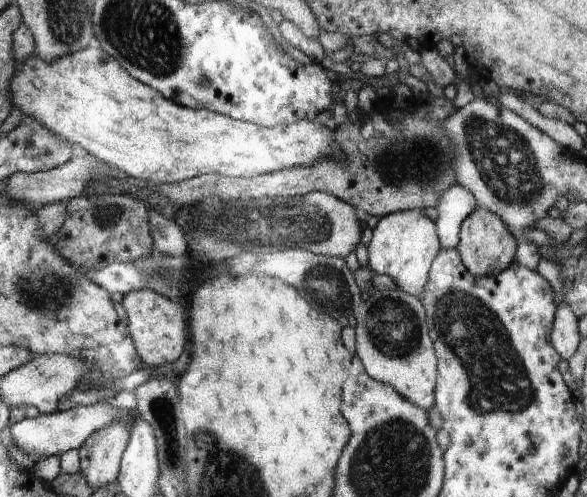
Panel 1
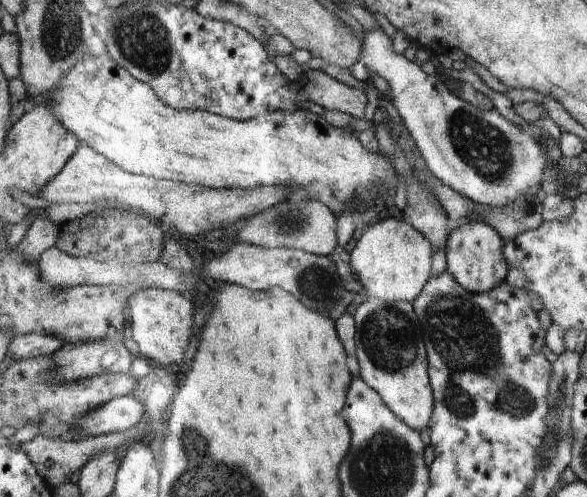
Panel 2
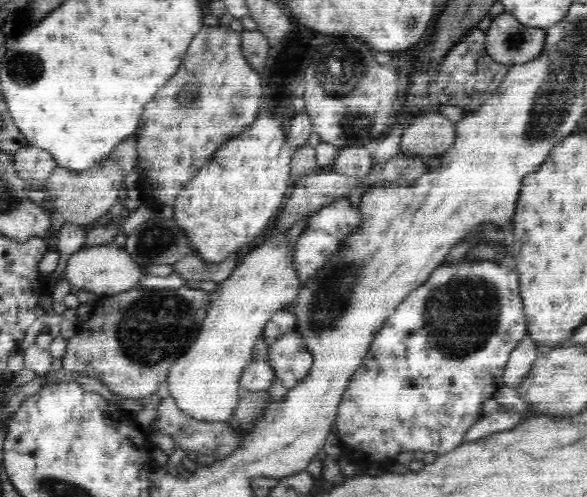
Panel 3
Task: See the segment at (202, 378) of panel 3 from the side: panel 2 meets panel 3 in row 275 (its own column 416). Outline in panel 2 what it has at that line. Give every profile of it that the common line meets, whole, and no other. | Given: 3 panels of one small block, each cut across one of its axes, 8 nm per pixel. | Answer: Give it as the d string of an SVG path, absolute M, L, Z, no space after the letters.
M385 217L377 223L370 225L364 234L358 234L356 247L349 252L350 268L358 282L362 284L362 293L359 300L380 298L381 302L404 301L413 303L423 292L428 284L432 272L433 244L430 240L418 231L412 223L406 220L397 220L394 217Z

